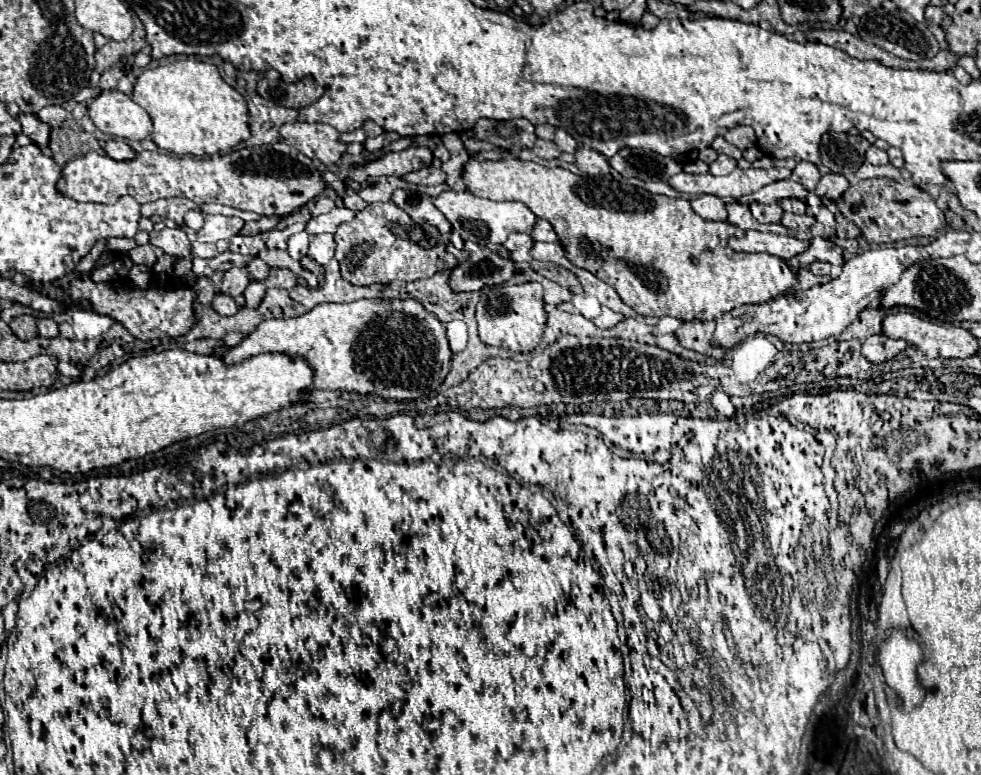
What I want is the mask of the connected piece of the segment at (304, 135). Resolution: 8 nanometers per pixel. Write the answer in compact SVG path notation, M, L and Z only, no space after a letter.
M290 122L280 126L280 136L312 160L320 160L330 166L338 162L346 150L346 144L340 142L340 132L328 124L302 124Z

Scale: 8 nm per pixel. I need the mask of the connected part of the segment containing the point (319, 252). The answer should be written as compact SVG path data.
M316 234L310 242L308 256L320 262L322 266L326 266L334 258L334 250L336 250L336 242L332 234Z

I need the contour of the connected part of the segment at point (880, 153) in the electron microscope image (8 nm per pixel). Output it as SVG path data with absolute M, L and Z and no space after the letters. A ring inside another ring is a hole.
M870 146L866 152L866 162L878 166L878 164L888 164L888 154L876 146Z

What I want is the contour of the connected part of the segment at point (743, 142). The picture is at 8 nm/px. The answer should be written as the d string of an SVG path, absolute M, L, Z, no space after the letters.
M736 126L736 128L728 130L724 134L724 138L726 138L726 142L734 144L740 150L746 150L746 148L756 144L756 134L754 134L754 130L750 126Z

